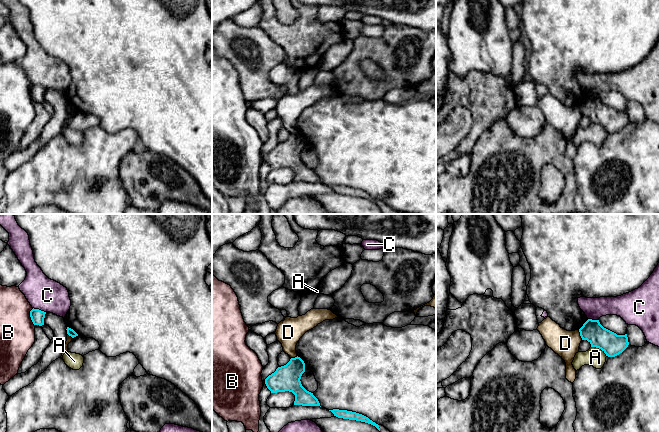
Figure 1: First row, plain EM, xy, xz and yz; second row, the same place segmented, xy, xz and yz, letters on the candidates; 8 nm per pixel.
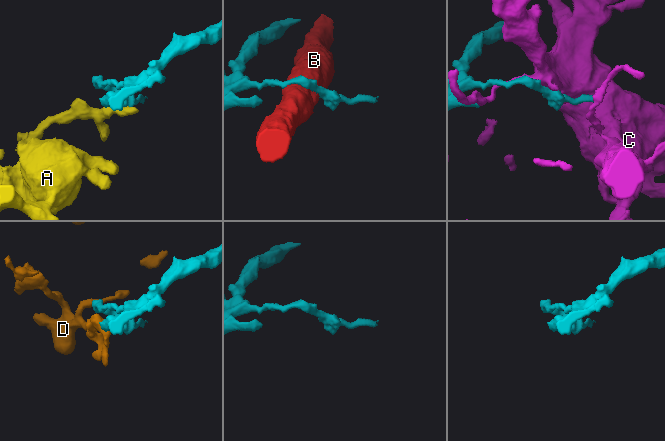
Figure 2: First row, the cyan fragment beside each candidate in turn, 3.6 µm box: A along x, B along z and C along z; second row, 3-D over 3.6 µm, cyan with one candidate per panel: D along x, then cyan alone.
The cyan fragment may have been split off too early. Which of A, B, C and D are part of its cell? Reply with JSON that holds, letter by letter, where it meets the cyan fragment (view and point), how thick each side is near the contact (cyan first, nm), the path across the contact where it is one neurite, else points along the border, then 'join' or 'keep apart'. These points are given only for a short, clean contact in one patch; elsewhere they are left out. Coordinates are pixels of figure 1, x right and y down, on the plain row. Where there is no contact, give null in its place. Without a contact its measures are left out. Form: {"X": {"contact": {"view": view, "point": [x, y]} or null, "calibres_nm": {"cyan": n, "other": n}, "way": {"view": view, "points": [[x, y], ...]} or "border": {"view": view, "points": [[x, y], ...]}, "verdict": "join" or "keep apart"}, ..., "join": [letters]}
{"A": {"contact": {"view": "yz", "point": [599, 124]}, "calibres_nm": {"cyan": 180, "other": 150}, "verdict": "keep apart"}, "B": {"contact": {"view": "xy", "point": [30, 92]}, "calibres_nm": {"cyan": 110, "other": 280}, "verdict": "keep apart"}, "C": {"contact": {"view": "xy", "point": [39, 86]}, "calibres_nm": {"cyan": 110, "other": 260}, "verdict": "keep apart"}, "D": {"contact": {"view": "yz", "point": [580, 111]}, "calibres_nm": {"cyan": 170, "other": 220}, "border": {"view": "yz", "points": [[578, 106], [582, 115]]}, "verdict": "keep apart"}, "join": []}

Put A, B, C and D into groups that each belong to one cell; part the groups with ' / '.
A / B / C / D

